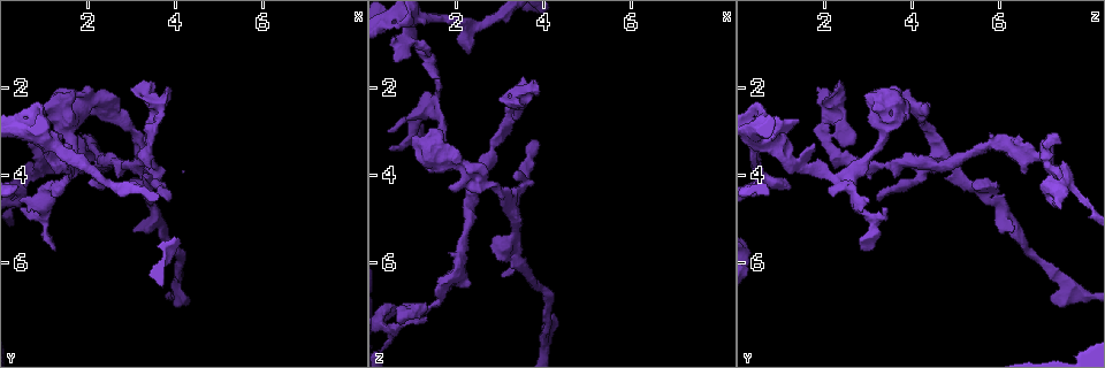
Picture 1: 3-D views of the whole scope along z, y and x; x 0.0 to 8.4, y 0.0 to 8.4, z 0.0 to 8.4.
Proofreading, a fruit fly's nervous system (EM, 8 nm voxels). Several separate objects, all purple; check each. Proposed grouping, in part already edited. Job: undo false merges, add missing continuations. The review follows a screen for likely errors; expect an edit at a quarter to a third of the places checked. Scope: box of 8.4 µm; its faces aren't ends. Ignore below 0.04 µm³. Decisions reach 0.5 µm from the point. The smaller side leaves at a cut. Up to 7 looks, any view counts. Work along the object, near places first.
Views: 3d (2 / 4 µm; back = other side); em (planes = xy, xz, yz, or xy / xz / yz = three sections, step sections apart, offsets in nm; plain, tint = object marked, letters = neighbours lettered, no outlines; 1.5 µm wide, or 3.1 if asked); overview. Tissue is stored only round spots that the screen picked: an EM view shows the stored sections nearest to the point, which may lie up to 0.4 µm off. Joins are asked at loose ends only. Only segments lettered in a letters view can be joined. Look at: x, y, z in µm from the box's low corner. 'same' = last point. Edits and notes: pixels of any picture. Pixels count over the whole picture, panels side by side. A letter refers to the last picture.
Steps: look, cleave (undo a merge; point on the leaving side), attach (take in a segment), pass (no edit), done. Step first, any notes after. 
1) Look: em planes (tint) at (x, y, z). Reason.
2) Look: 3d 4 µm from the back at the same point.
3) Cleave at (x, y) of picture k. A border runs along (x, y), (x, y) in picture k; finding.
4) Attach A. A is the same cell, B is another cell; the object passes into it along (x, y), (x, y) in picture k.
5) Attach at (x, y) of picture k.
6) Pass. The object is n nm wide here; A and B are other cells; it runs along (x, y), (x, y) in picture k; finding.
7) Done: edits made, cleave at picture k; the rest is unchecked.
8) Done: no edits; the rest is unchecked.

Look: 3d 2 µm at (1.35, 4.40, 2.10). Free end.

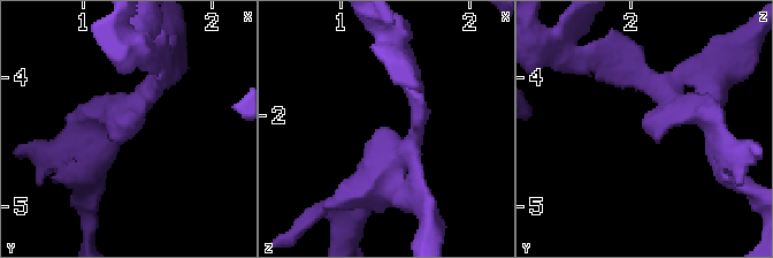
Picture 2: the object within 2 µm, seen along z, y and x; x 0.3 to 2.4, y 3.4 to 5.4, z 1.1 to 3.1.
Look: em planes (tint) at (1.38, 4.40, 2.10).

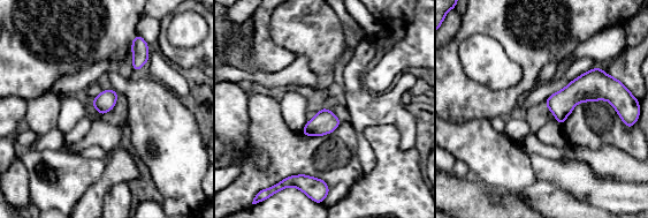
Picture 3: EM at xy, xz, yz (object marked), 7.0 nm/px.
Look: em planes (letters) at the same point. See the neighbours.

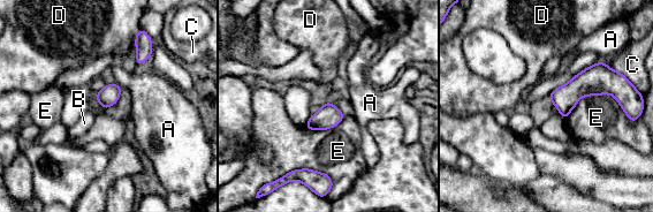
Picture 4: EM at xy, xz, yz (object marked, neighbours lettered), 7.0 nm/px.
Pass. The object is 140 nm wide here; the longest contact is with E, 440 nm; A, B, C, D and E are other cells; no lettered segment goes on from it.

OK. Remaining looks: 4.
Look: 3d 4 µm from the back at (1.05, 2.50, 3.10). Free end.

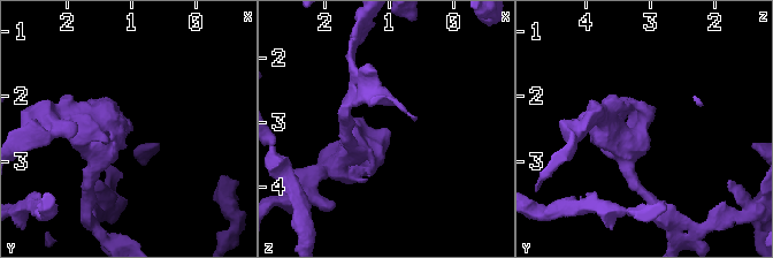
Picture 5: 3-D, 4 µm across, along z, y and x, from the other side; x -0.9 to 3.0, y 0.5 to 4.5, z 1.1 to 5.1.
Look: em xz step 8 (letters) at (1.00, 2.55, 3.10).

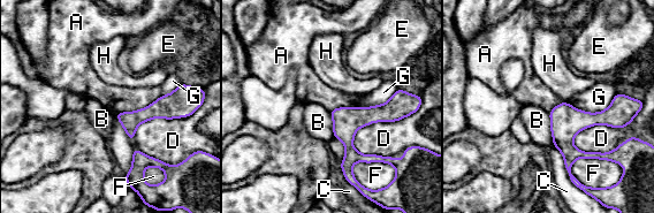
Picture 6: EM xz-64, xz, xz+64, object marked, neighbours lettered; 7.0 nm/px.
Look: em planes (letters) at the same point.

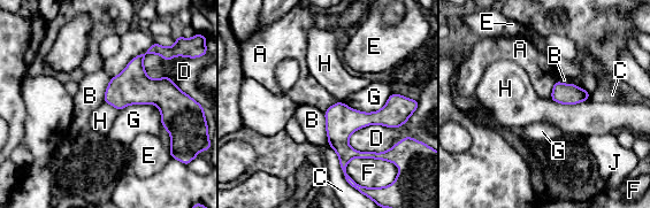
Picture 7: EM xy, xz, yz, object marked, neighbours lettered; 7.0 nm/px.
Pass. The object is 140 nm wide here; A, B, C, D, E, F, G, H and J are other cells; a border runs along (589, 98), (571, 105), (550, 99) in picture 7; no lettered segment goes on from it.

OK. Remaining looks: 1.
Done: no edits; the rest is unchecked.

